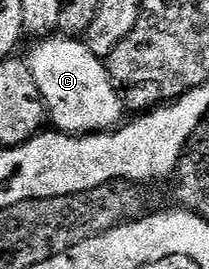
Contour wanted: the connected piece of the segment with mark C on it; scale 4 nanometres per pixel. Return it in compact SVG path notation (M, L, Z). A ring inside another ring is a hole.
M50 34L39 40L42 41L28 55L28 63L46 103L49 123L57 131L71 134L93 134L117 129L124 120L124 100L110 79L109 67L100 57L92 54L81 39L65 34Z

